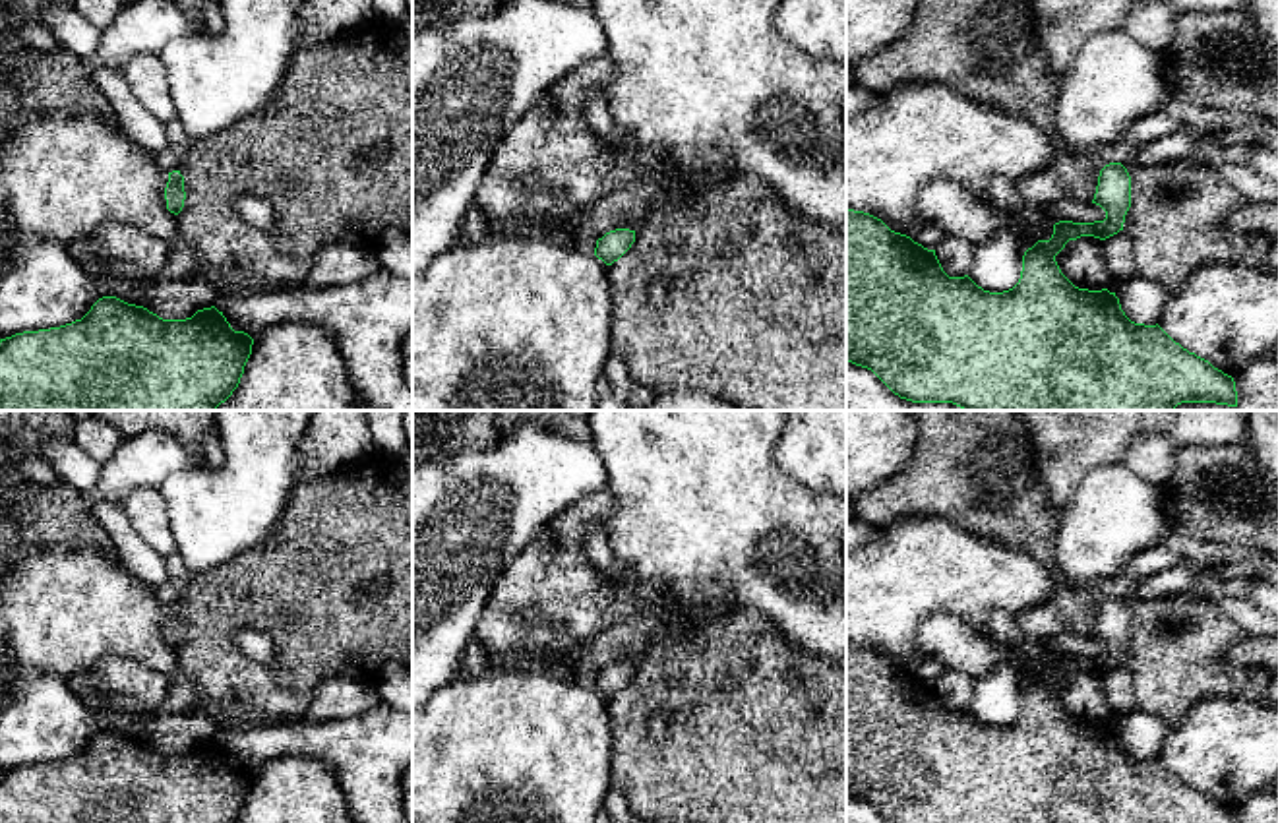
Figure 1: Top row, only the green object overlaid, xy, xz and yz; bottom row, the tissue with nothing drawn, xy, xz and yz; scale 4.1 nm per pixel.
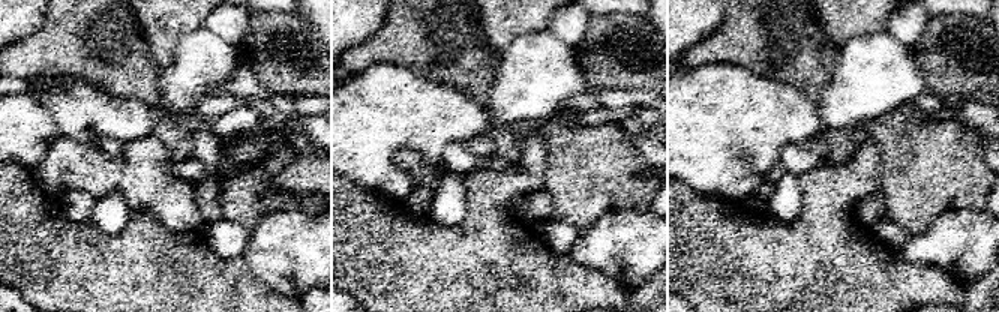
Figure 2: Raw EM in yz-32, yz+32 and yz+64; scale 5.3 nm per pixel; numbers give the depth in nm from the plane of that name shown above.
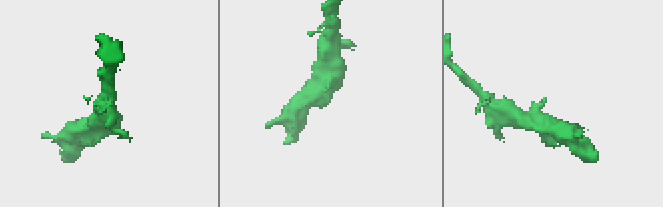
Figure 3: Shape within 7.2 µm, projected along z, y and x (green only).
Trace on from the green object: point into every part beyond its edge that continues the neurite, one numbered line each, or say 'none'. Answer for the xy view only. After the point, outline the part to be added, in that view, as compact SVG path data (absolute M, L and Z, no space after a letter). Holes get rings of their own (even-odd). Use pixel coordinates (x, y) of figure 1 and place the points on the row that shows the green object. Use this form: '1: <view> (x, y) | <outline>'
none

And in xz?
none

